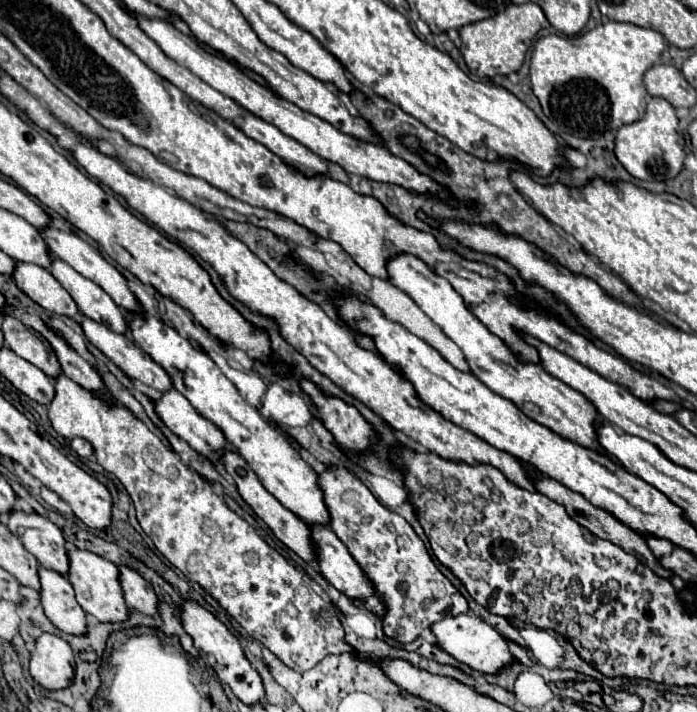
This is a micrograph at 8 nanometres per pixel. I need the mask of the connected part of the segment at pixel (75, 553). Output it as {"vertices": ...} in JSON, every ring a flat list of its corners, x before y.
{"vertices":[[71,550,69,560,71,560,71,566,69,566,67,580,75,588,77,602,81,604,81,608,87,614,91,614,93,618,97,618,99,622,125,622,129,618,131,608,127,606,127,602,121,594,119,568,113,562,101,558,93,552,87,552,87,550]]}

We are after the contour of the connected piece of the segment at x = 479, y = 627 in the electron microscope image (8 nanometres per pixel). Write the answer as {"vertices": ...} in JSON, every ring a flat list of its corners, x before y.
{"vertices":[[465,612,453,618,443,618,441,622,435,622,431,626,433,636,437,638,437,644,451,654,455,660,471,666,473,670,479,670,483,674,495,674,499,672,503,666,507,666,509,662,513,662,513,654,507,650,505,638,487,622,483,622,477,614,473,612]]}

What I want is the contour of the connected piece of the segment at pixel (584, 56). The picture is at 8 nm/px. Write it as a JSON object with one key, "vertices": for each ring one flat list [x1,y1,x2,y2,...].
{"vertices":[[605,22,605,24,599,24,597,28,581,34,581,36,561,36,557,34,551,34,545,37,539,38,535,42,535,52,531,52,531,66,529,66,529,76,531,76,531,88,535,92,535,96,539,98,541,106,543,106,543,114,565,134,571,134,571,136,577,136,577,138,601,138,603,132,607,130,617,130,625,124,631,124,631,122,637,122,645,116,645,86,643,86,643,74,655,64,655,60,661,56,665,48,665,38,651,30,651,28,639,28,635,24,627,24,627,22]]}

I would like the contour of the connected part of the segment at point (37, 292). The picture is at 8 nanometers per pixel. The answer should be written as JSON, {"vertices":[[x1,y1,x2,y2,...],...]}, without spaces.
{"vertices":[[15,262,11,276,17,288,45,310,69,318,75,318,79,314,79,308,69,292,49,274,49,270,29,262]]}

